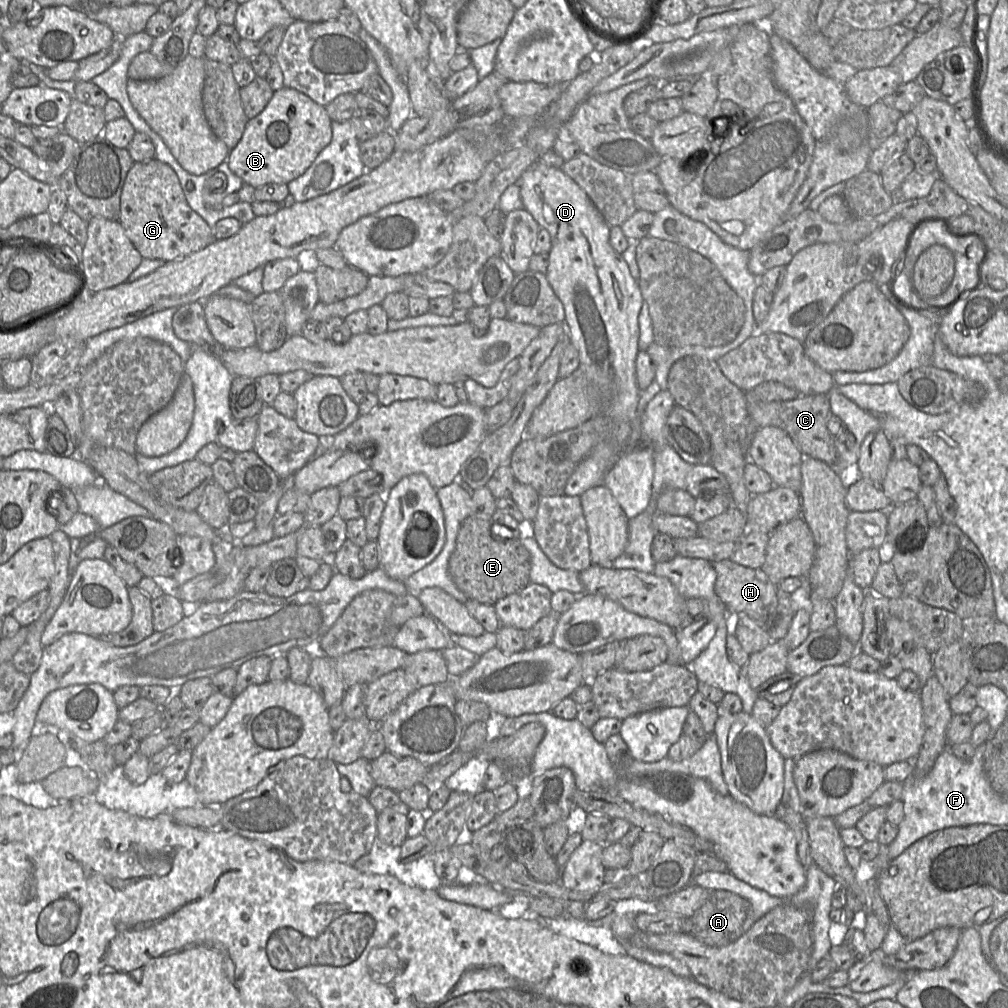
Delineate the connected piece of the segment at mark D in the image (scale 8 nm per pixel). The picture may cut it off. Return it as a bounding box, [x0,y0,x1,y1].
[518,164,644,424]

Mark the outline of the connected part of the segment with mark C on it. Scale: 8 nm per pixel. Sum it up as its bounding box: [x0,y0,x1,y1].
[747,394,836,465]

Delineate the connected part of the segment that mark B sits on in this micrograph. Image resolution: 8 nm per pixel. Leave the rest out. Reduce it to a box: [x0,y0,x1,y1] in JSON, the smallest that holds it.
[227,87,332,188]

